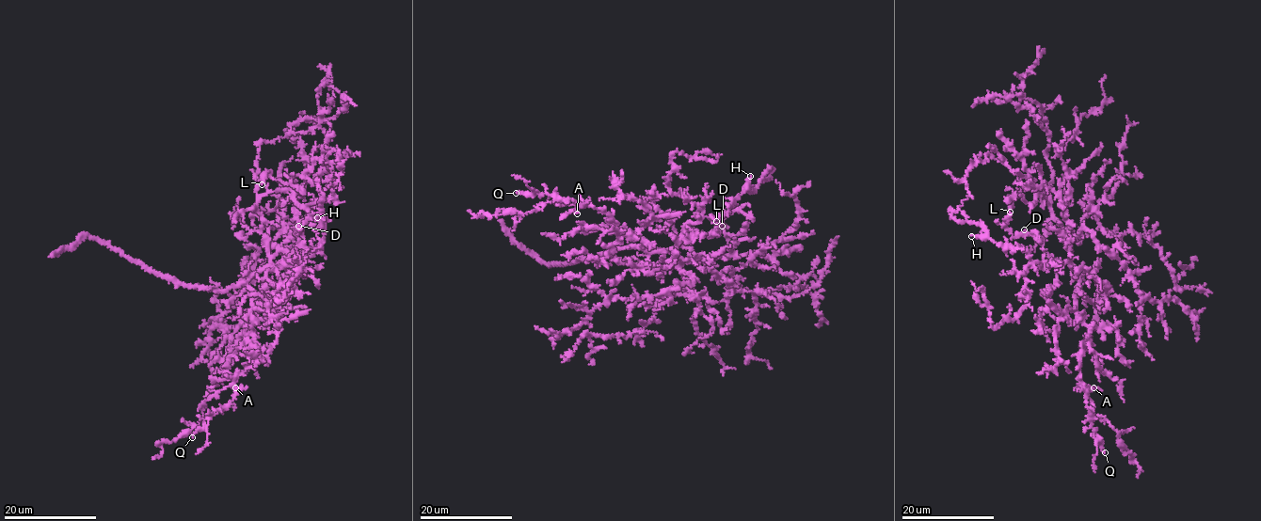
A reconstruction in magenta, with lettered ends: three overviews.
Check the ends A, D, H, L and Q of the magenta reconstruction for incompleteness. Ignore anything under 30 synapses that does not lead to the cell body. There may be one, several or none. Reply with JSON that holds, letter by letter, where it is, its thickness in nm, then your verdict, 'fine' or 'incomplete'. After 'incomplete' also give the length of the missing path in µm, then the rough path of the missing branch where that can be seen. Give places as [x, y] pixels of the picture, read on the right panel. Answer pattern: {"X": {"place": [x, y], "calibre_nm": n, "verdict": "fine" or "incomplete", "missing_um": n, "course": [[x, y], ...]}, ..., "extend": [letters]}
{"A": {"place": [1093, 387], "calibre_nm": 180, "verdict": "fine"}, "D": {"place": [1024, 229], "calibre_nm": 190, "verdict": "incomplete", "missing_um": 15, "course": [[1024, 229], [1004, 200], [990, 202], [980, 195]]}, "H": {"place": [971, 236], "calibre_nm": 150, "verdict": "fine"}, "L": {"place": [1010, 212], "calibre_nm": 180, "verdict": "fine"}, "Q": {"place": [1105, 452], "calibre_nm": 180, "verdict": "incomplete", "missing_um": 15, "course": [[1105, 452], [1106, 467], [1118, 490], [1133, 493]]}, "extend": ["D", "Q"]}

